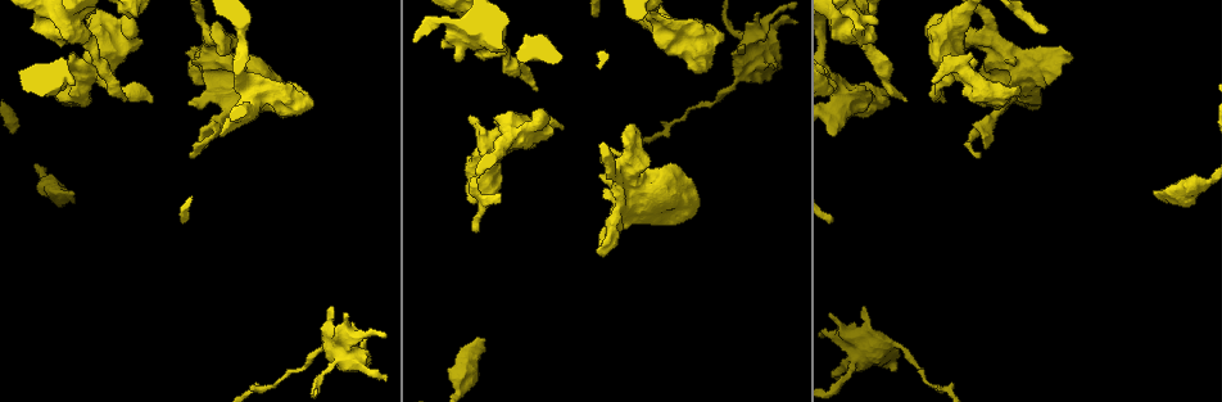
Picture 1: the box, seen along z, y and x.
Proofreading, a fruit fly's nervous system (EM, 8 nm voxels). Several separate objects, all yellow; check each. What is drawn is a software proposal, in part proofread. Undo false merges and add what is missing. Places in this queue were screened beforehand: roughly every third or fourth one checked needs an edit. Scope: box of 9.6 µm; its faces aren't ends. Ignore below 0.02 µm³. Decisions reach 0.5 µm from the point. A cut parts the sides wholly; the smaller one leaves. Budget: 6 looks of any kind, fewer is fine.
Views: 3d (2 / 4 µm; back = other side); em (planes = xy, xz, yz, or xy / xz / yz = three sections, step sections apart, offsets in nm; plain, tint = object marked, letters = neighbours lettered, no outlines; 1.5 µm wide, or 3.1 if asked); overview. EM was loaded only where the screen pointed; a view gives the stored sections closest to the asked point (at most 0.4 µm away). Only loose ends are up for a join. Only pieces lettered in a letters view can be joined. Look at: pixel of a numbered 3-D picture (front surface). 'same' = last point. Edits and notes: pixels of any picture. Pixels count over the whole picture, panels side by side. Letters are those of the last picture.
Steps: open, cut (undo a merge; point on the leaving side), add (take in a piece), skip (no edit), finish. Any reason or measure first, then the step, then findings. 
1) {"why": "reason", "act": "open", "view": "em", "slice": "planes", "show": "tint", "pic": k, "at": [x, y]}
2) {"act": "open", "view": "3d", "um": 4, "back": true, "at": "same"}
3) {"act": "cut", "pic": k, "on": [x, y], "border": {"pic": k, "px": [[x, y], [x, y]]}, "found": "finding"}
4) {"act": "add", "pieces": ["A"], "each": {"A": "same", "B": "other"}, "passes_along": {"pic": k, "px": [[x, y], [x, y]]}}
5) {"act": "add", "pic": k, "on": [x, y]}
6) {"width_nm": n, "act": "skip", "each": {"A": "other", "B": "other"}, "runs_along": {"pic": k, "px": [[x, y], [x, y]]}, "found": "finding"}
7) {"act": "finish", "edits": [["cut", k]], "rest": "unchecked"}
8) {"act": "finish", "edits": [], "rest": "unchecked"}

{"why": "free end", "act": "open", "view": "3d", "um": 2, "pic": 1, "at": [127, 99]}

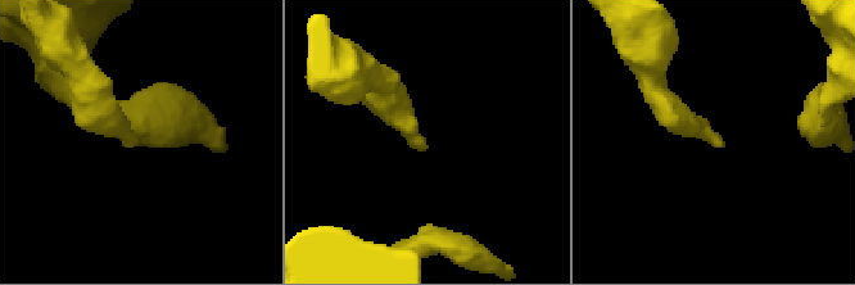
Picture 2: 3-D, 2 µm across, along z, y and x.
{"why": "need the tissue", "act": "open", "view": "em", "slice": "planes", "show": "letters", "pic": 2, "at": [421, 147]}

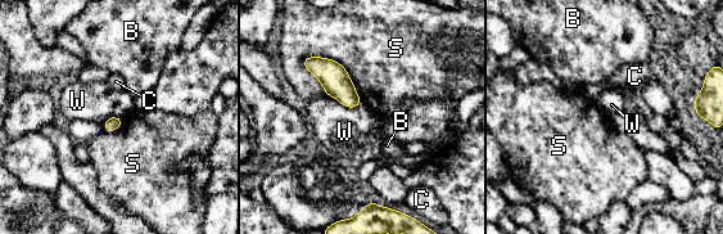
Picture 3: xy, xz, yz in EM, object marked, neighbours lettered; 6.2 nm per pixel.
{"act": "skip", "each": {"B": "other", "C": "other", "S": "other", "W": "other"}, "border": {"pic": 3, "px": [[335, 98], [348, 107], [361, 103]]}, "found": "no lettered piece goes on from it"}

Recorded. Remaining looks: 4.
{"why": "branch stops here", "act": "open", "view": "3d", "um": 4, "pic": 1, "at": [200, 84]}

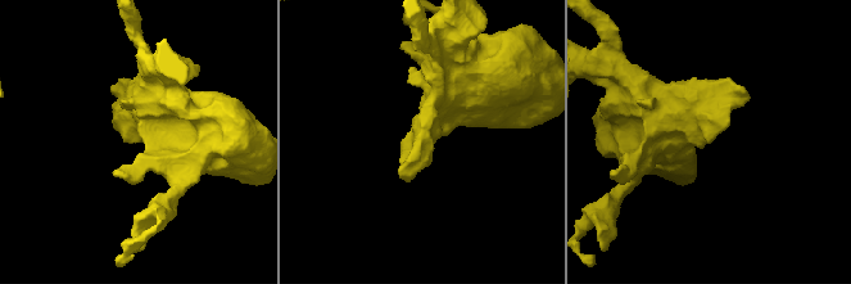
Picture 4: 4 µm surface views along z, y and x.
{"act": "open", "view": "em", "slice": "planes", "show": "letters", "pic": 4, "at": [711, 142]}

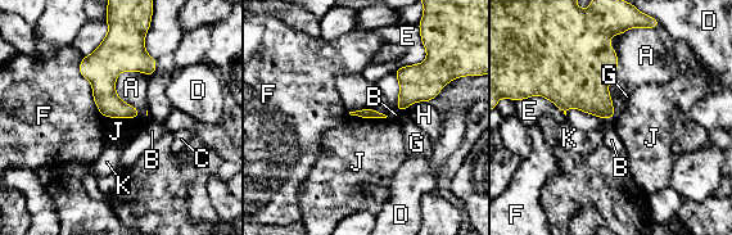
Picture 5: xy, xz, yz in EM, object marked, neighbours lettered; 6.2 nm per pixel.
{"act": "skip", "each": {"A": "other", "B": "other", "C": "other", "D": "other", "E": "other", "F": "other", "G": "other", "H": "other", "J": "other", "K": "other"}, "border": {"pic": 5, "px": [[100, 113], [108, 117], [139, 116]]}, "found": "no lettered piece goes on from it"}

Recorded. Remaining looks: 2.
{"act": "finish", "edits": [], "rest": "unchecked"}

